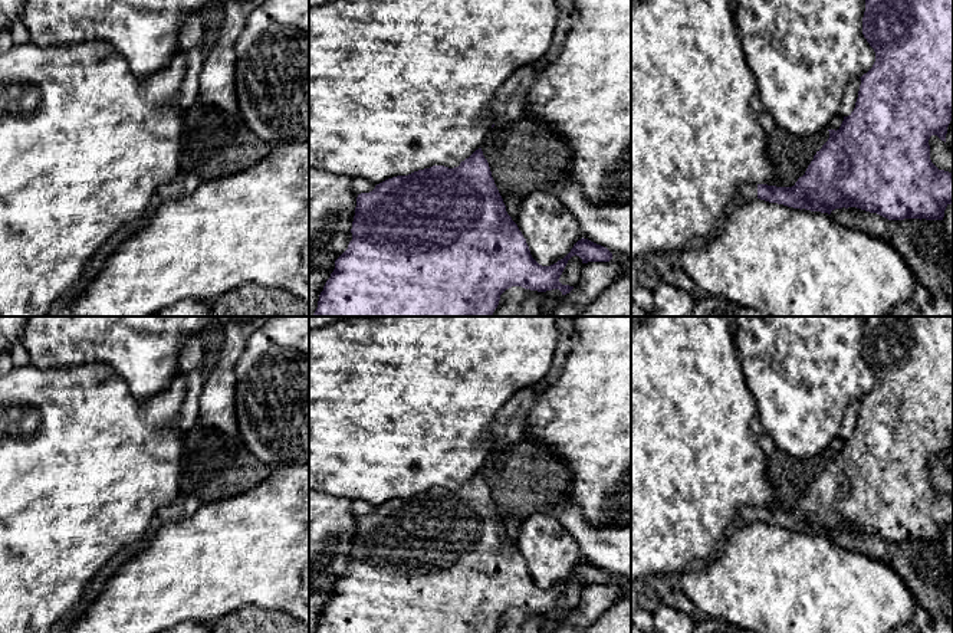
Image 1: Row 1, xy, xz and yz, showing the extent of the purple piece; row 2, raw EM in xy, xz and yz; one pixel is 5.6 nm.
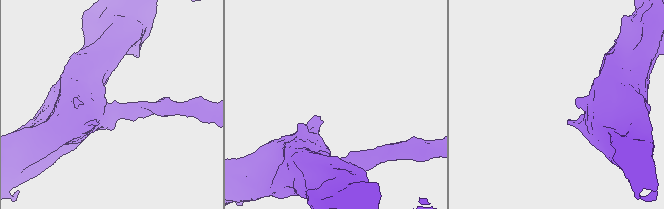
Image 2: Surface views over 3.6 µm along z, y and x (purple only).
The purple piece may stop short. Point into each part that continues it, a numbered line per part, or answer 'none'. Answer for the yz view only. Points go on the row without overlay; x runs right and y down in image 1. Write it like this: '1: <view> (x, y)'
1: yz (746, 514)

